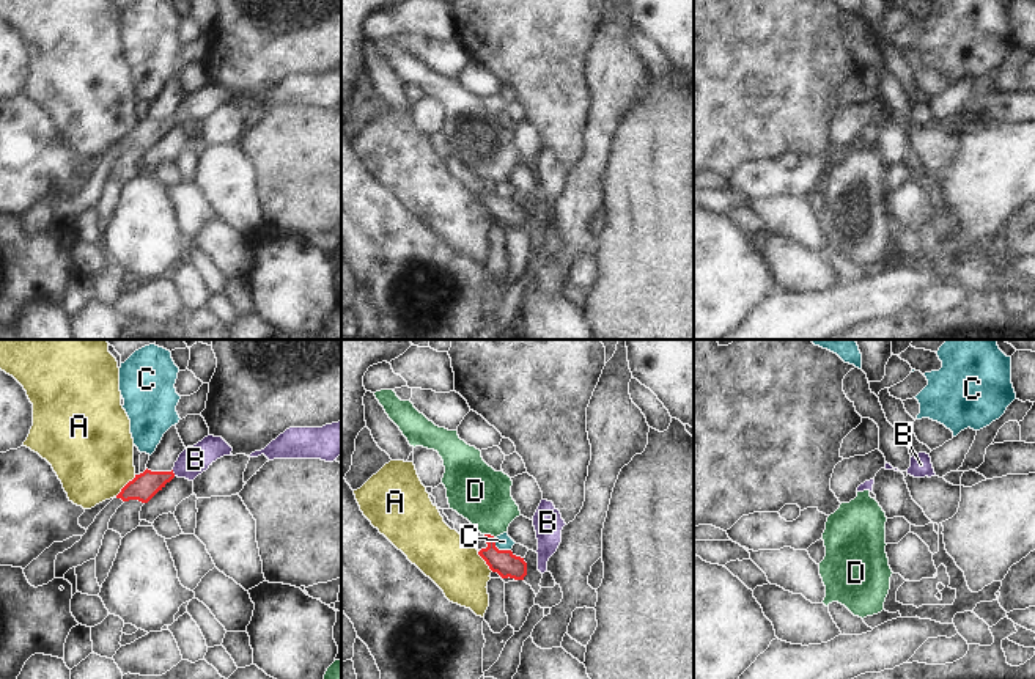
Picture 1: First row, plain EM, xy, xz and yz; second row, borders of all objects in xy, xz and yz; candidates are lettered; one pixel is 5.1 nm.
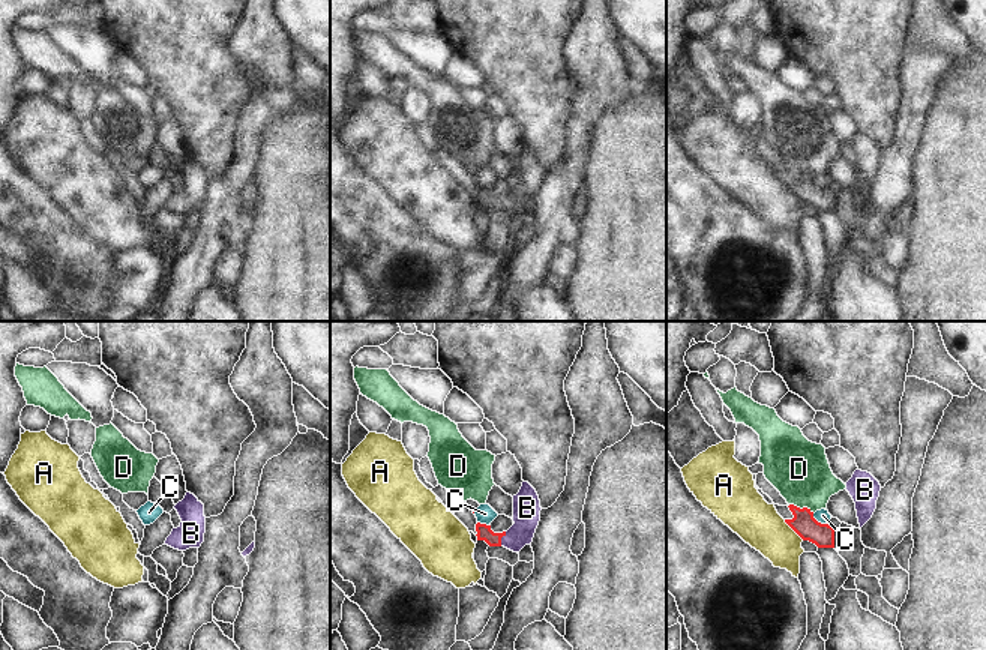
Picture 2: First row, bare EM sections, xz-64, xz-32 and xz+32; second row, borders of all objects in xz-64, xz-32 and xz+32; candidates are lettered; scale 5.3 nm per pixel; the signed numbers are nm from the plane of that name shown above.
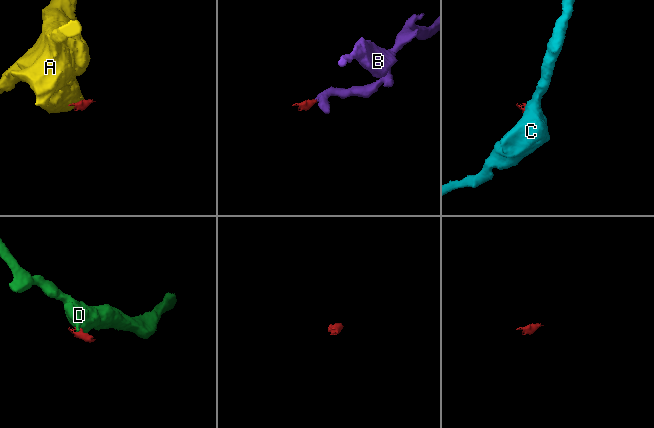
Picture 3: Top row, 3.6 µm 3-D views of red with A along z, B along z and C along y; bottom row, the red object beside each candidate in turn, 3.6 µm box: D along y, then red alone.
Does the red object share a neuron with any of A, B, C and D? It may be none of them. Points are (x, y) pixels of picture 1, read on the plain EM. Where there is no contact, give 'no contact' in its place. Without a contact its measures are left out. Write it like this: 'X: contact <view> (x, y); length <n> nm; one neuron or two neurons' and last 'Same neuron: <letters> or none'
A: contact xy (125, 134); length 160 nm; two neurons
B: contact xy (173, 121); length 40 nm; one neuron
C: contact xz (497, 197); length 110 nm; two neurons
D: contact xz (489, 183); length 60 nm; two neurons
Same neuron: B

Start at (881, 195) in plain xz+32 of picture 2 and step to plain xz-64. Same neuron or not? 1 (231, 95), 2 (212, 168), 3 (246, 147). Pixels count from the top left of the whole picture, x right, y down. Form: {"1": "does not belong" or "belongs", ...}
{"1": "does not belong", "2": "does not belong", "3": "belongs"}

